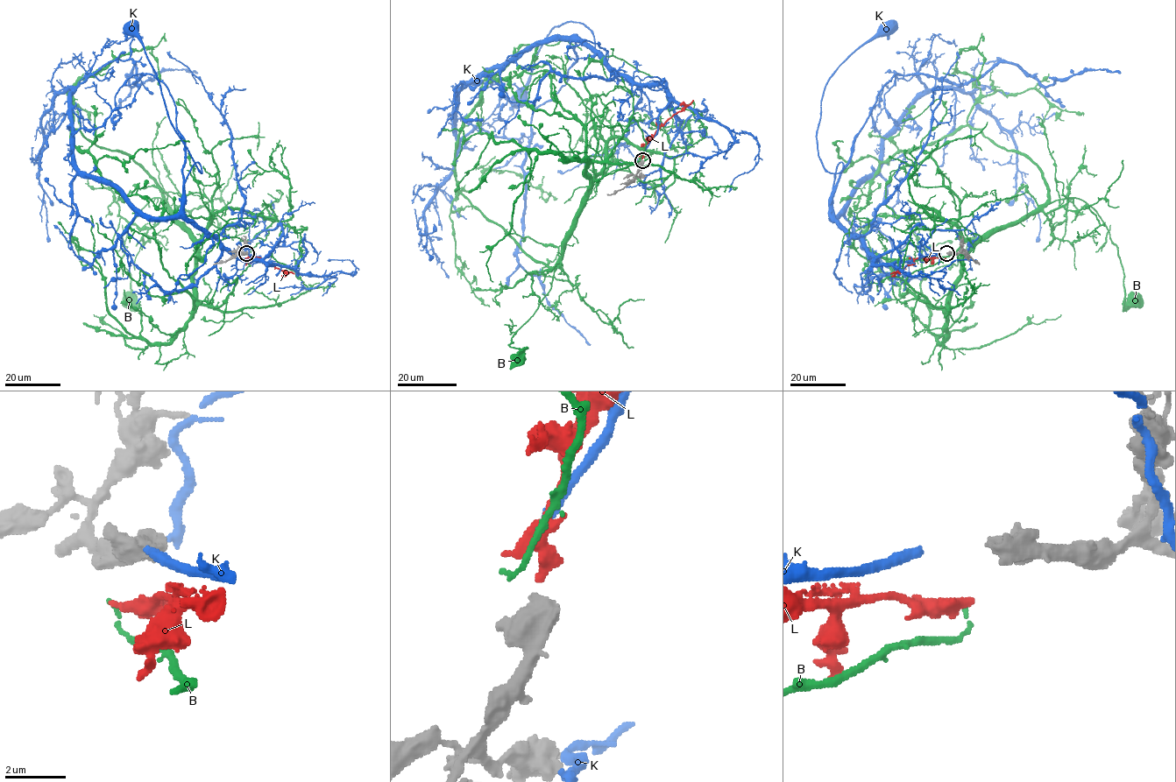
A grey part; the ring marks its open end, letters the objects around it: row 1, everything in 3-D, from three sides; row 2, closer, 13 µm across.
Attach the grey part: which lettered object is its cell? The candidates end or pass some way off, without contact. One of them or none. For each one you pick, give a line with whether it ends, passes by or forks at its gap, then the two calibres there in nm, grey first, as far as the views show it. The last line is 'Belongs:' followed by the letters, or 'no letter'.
Belongs: no letter

